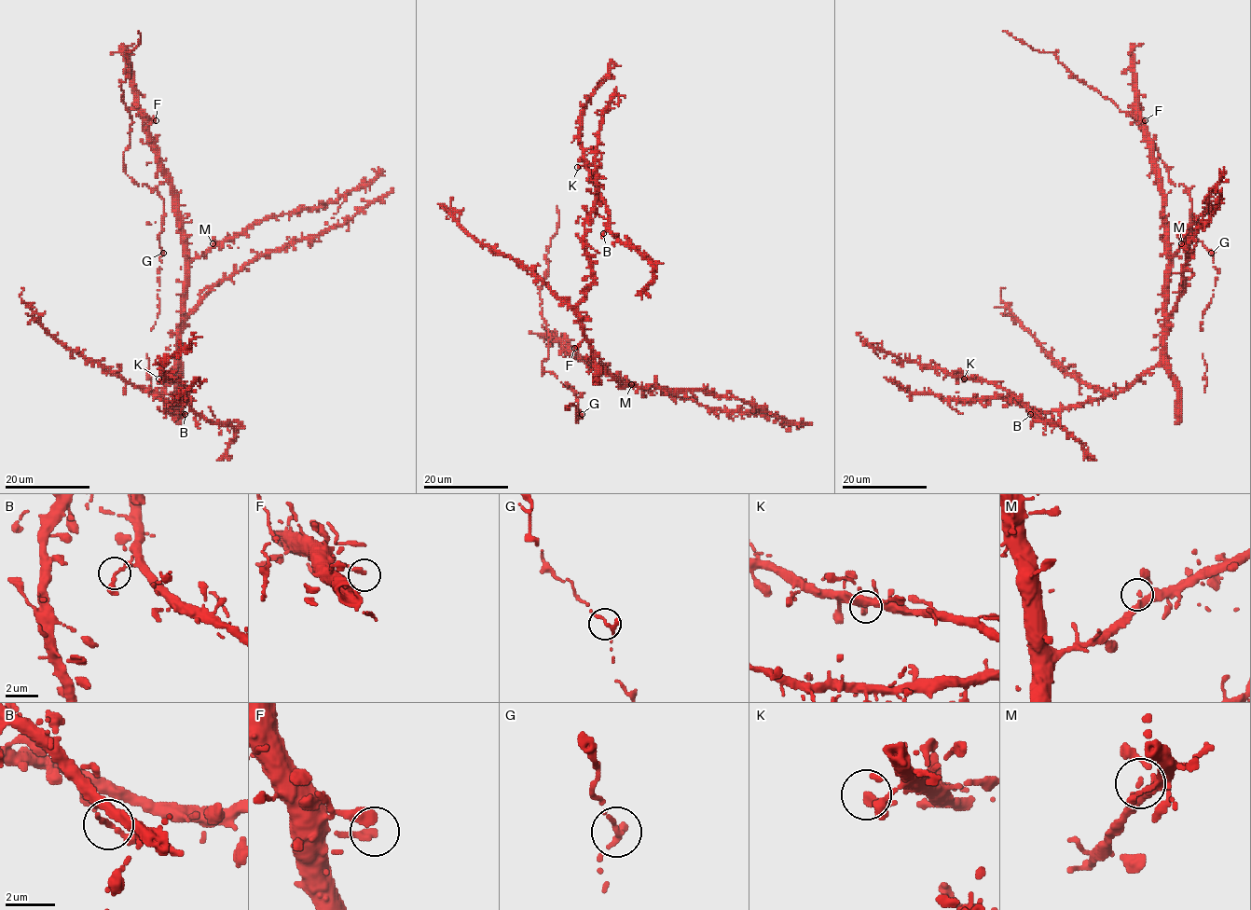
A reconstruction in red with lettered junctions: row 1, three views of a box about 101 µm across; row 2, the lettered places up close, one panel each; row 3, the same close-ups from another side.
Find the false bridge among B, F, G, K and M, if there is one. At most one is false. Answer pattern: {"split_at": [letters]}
{"split_at": []}

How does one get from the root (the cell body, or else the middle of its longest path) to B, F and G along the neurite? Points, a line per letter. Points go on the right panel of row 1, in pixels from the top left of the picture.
B: (1164, 233), (1168, 273), (1161, 362), (1118, 392), (1061, 409), (1034, 410), (1006, 395), (1013, 393), (1030, 414)
F: (1164, 233), (1161, 178), (1155, 163), (1154, 149), (1140, 120), (1145, 120)
G: (1164, 233), (1154, 149), (1137, 117), (1126, 115), (1158, 148), (1168, 178), (1189, 189), (1191, 229), (1212, 253)

